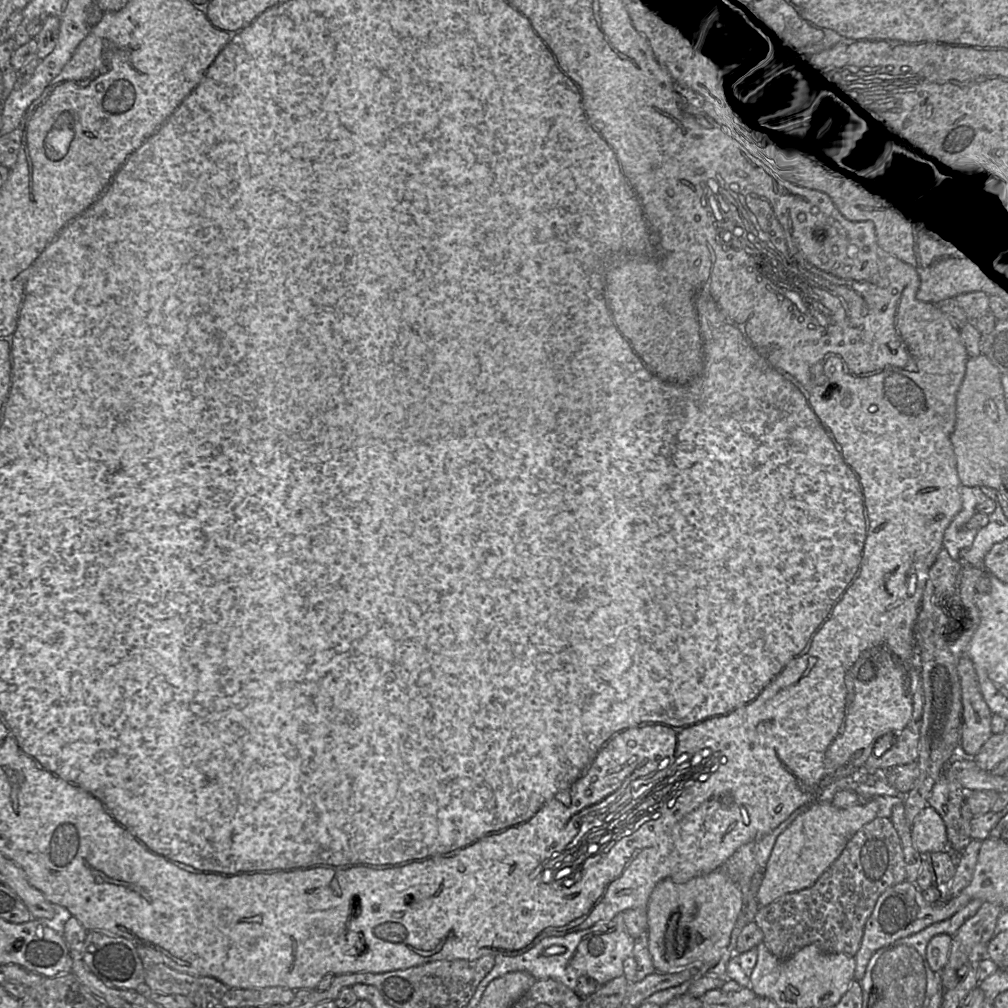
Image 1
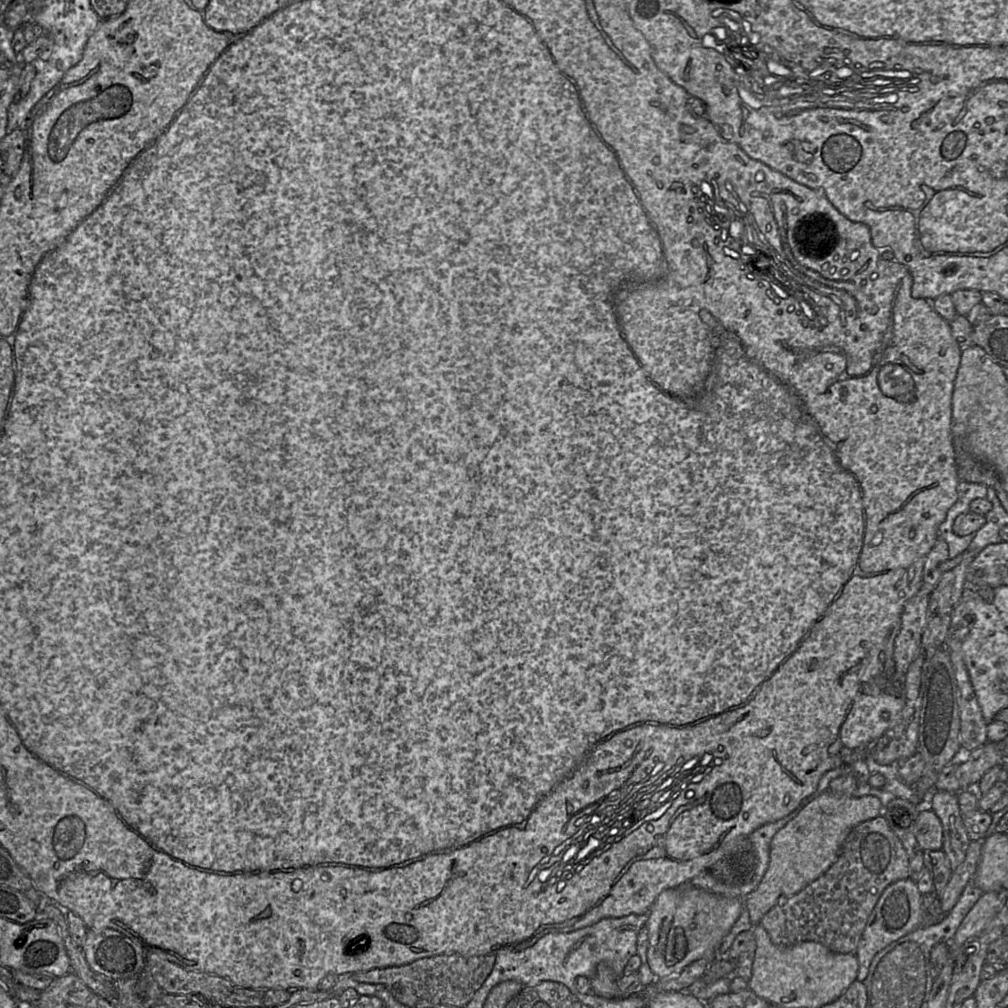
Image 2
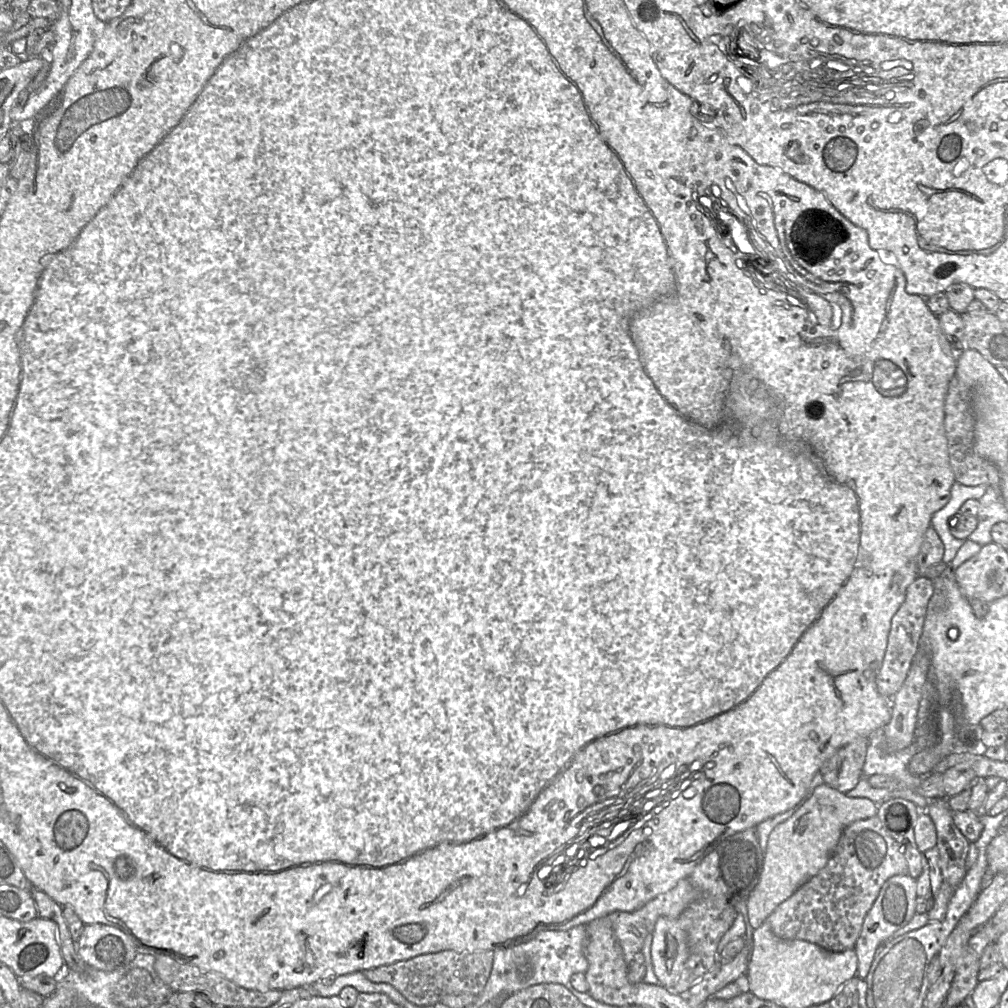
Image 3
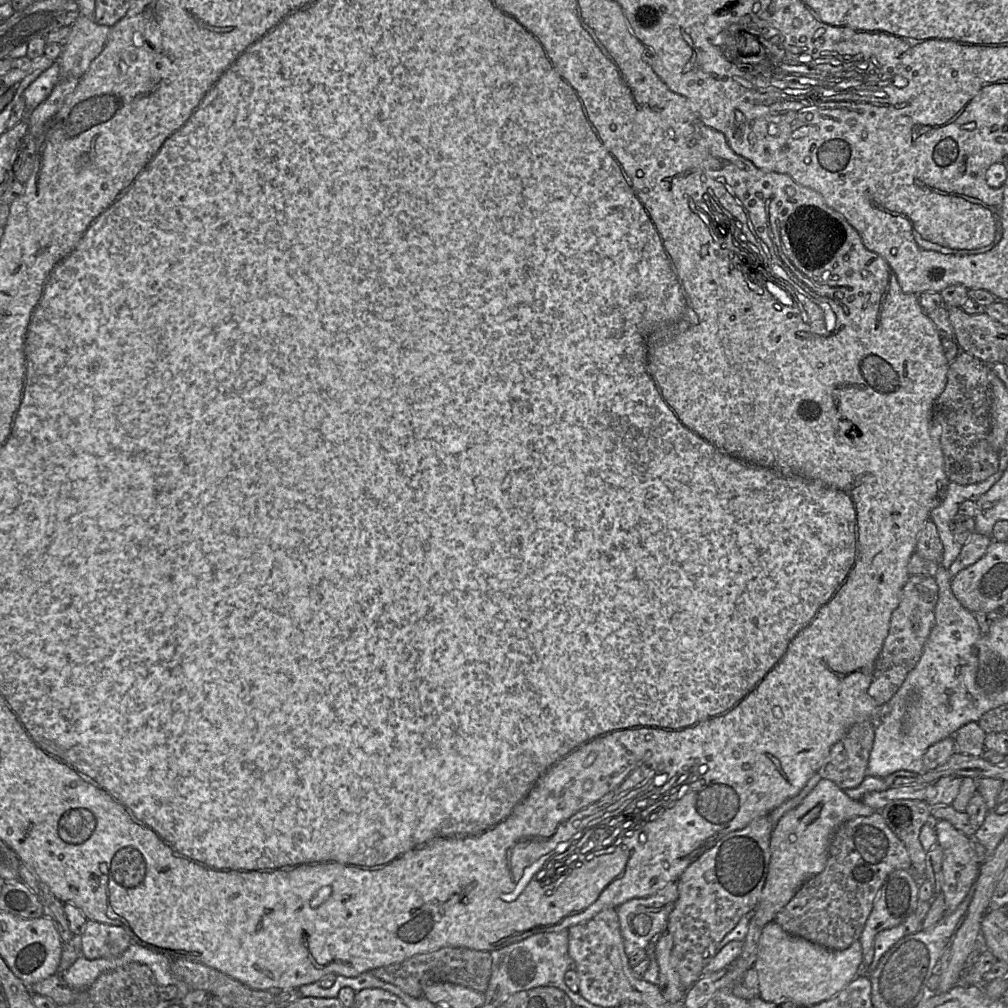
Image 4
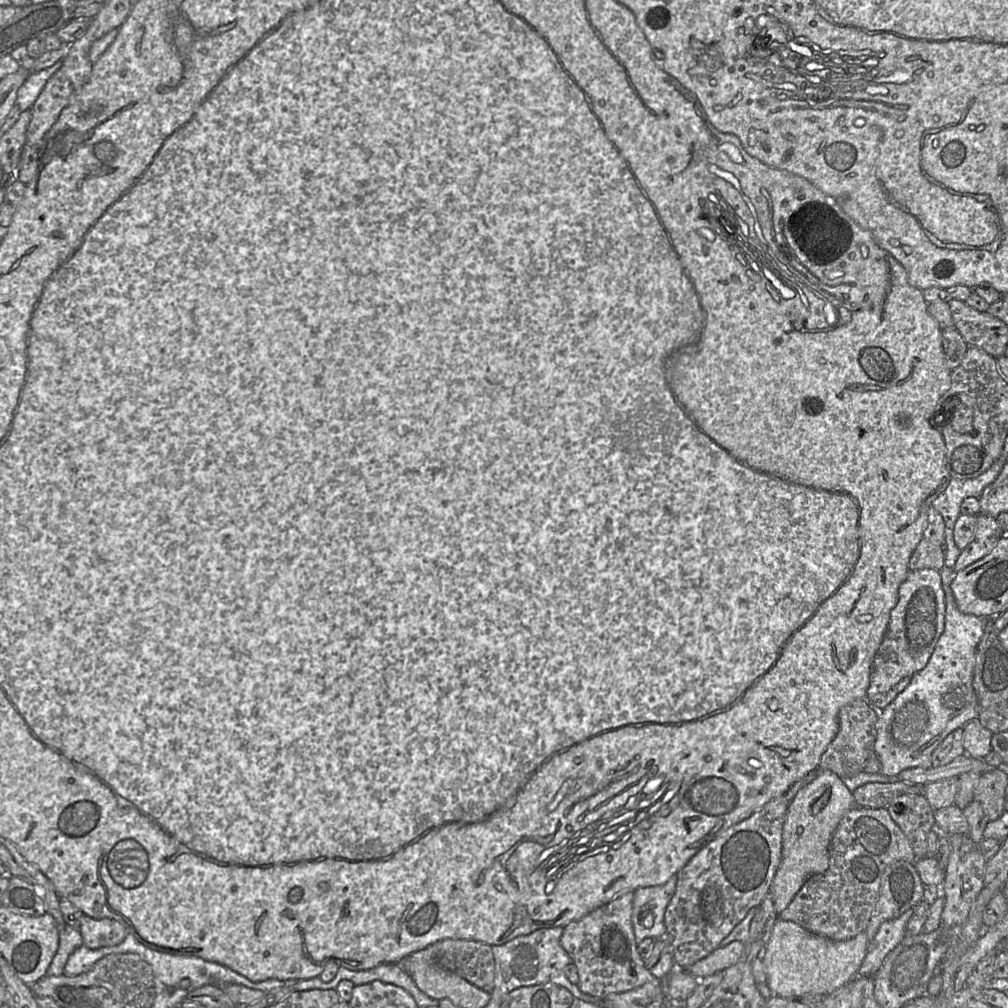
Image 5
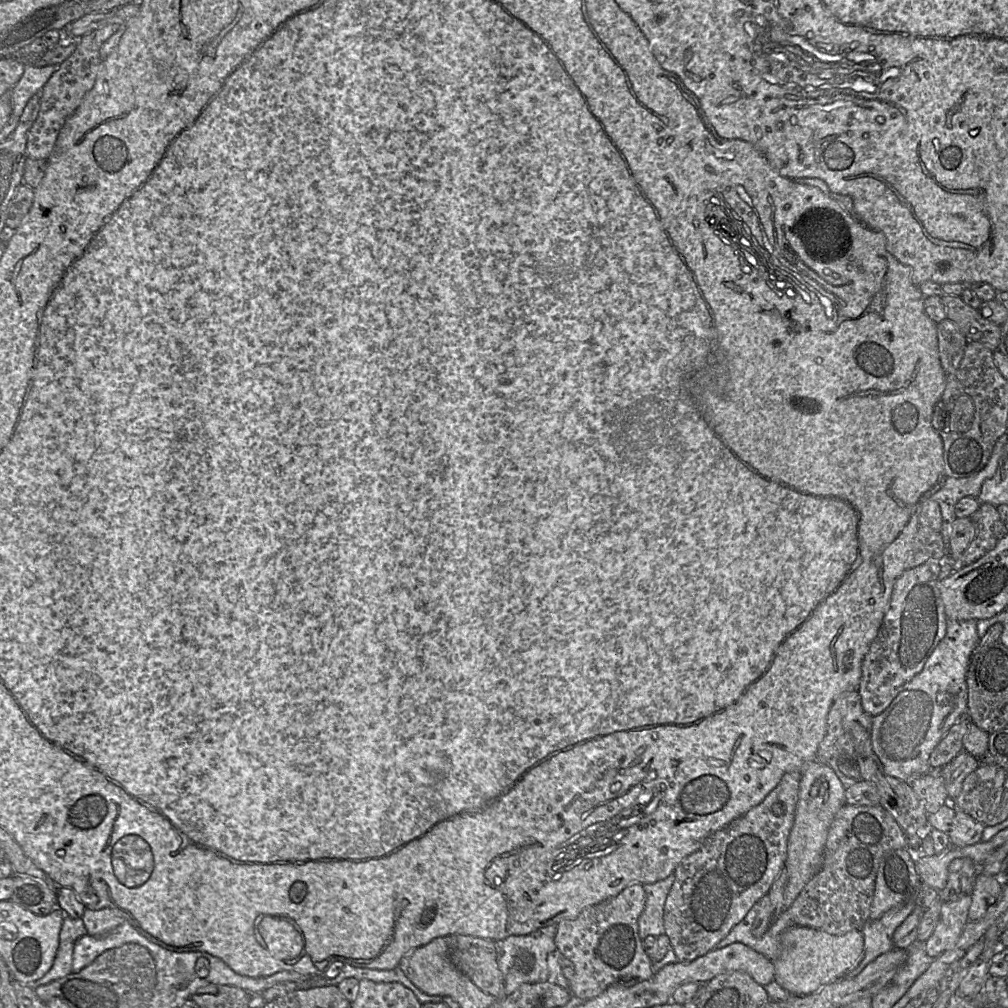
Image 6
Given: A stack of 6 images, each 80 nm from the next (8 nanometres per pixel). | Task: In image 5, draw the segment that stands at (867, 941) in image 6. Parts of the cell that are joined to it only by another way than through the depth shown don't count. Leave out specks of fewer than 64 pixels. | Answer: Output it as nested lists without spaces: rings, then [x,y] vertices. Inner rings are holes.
[[[913,908],[905,911],[896,919],[881,923],[874,938],[868,942],[866,956],[856,974],[871,976],[879,970],[885,956],[907,935],[906,926],[913,914]]]

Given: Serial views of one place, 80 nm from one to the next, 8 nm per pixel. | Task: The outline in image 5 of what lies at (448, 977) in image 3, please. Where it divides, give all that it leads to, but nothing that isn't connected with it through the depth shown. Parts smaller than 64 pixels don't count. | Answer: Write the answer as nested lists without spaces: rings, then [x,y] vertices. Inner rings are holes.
[[[444,939],[433,945],[440,966],[489,994],[492,993],[495,980],[492,946],[461,939]]]

